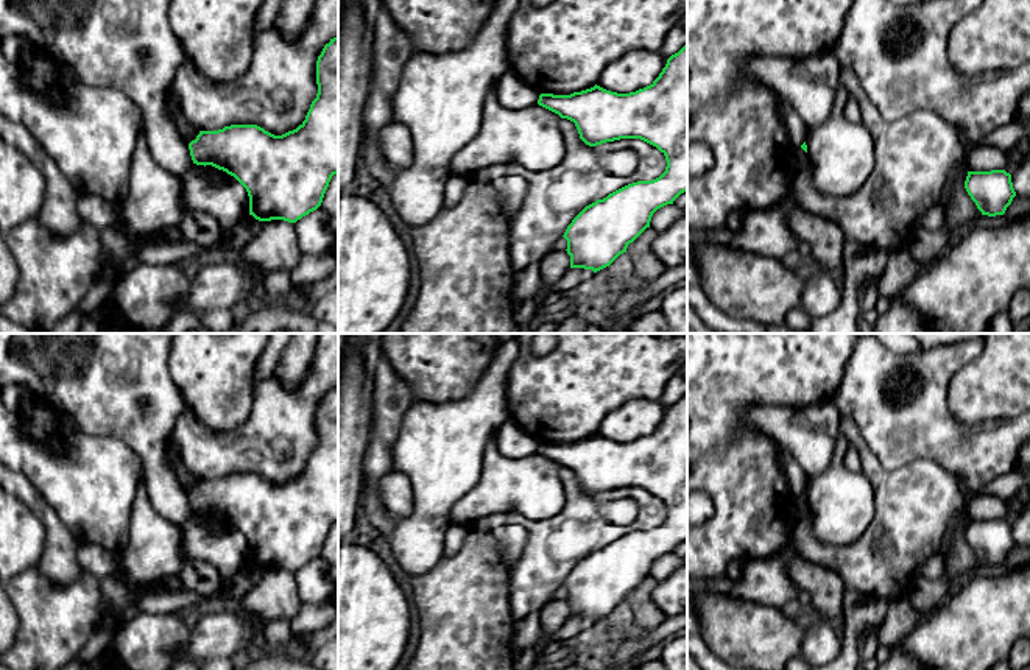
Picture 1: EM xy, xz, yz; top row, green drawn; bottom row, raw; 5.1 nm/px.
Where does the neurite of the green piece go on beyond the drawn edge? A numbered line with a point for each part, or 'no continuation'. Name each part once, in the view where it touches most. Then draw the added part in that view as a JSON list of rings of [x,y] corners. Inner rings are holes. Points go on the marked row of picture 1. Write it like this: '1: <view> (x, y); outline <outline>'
no continuation

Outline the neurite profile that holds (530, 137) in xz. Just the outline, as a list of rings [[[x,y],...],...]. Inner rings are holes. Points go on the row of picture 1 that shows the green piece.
[[[496,84],[483,101],[483,120],[477,136],[449,162],[447,175],[471,176],[497,164],[516,164],[531,171],[556,167],[564,154],[561,117],[539,104],[511,111],[496,95]]]

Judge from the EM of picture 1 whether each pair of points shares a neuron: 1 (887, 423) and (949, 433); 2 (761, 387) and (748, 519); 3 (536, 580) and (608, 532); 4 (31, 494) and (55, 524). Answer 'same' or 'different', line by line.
1: same
2: same
3: same
4: same

